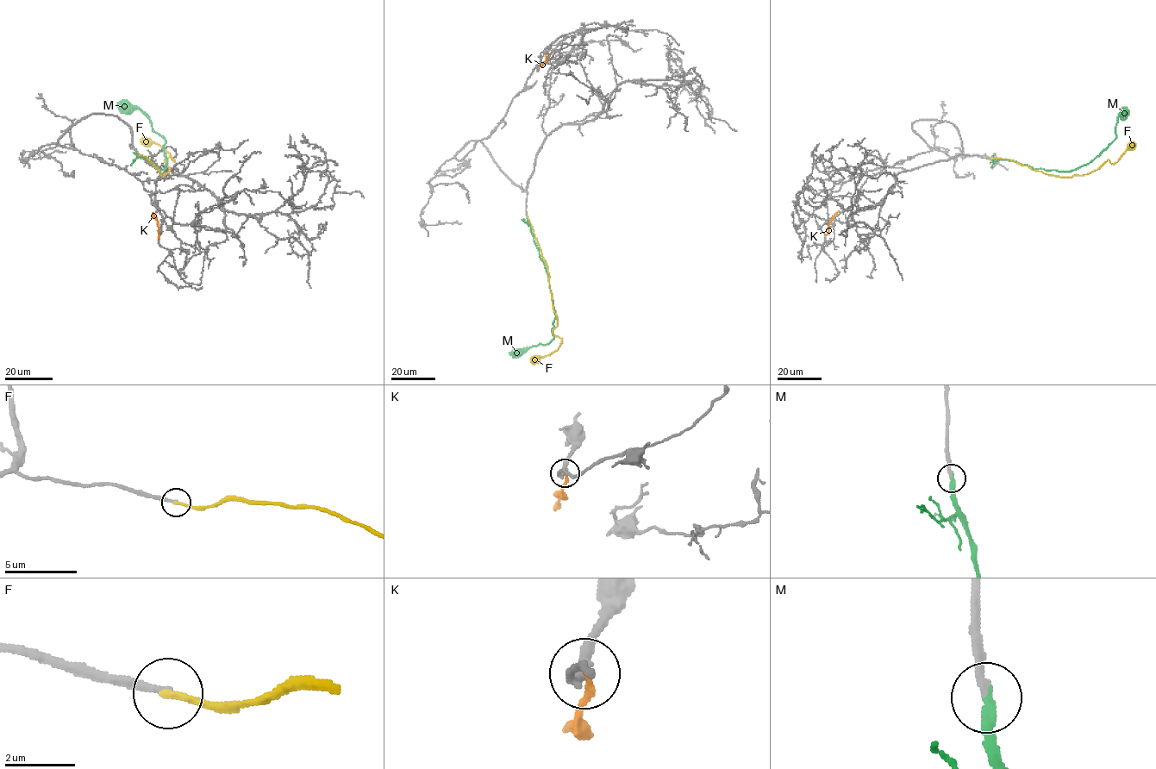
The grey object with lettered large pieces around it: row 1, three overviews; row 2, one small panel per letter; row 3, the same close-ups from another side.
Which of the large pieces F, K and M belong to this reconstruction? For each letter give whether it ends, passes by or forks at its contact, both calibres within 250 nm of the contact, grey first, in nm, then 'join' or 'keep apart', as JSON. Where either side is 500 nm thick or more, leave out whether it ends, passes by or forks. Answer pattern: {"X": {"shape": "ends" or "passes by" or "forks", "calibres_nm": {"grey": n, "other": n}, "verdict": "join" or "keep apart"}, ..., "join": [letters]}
{"F": {"shape": "ends", "calibres_nm": {"grey": 220, "other": 220}, "verdict": "keep apart"}, "K": {"shape": "ends", "calibres_nm": {"grey": 190, "other": 190}, "verdict": "keep apart"}, "M": {"shape": "ends", "calibres_nm": {"grey": 200, "other": 240}, "verdict": "join"}, "join": ["M"]}

